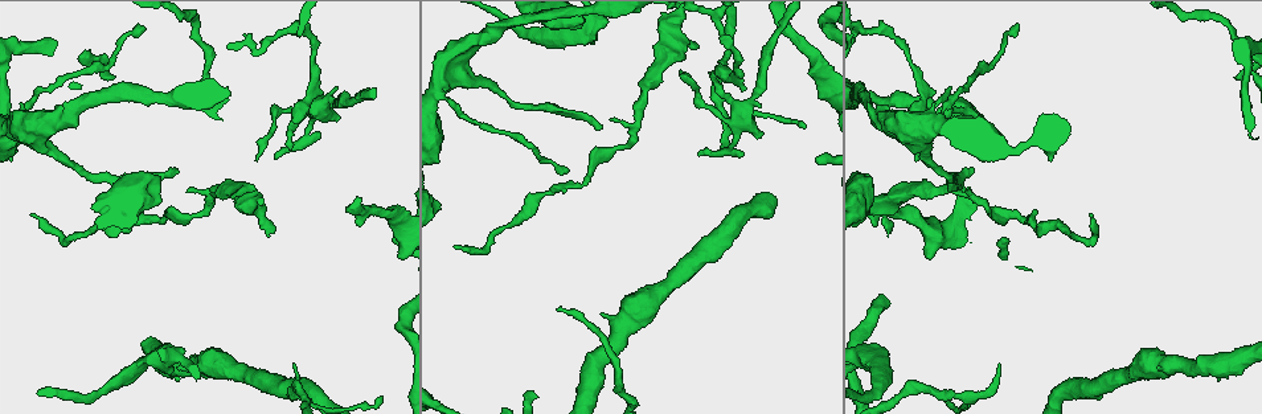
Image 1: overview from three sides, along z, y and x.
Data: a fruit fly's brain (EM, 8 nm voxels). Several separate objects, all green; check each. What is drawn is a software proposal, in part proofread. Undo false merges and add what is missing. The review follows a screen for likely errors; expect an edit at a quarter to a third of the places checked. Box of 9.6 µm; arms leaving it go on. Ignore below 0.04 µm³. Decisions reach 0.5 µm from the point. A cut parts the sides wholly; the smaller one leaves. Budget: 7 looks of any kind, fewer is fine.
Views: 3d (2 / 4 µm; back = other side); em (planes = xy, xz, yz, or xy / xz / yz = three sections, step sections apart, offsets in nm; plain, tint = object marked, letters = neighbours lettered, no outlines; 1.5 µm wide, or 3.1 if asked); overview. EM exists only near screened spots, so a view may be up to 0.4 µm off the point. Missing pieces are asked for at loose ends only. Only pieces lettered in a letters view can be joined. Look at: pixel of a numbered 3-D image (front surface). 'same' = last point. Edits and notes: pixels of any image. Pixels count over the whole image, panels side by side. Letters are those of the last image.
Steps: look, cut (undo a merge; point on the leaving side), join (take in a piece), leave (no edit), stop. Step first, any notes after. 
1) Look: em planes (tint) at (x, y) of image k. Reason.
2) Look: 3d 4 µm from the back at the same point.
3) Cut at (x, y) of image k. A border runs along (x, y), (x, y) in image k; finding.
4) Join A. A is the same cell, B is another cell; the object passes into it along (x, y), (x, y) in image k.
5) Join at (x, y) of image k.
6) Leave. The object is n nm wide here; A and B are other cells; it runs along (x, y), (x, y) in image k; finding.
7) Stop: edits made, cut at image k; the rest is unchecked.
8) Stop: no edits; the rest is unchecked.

Look: em xz step 8 (letters) at (1091, 214) of image 1. An open end.

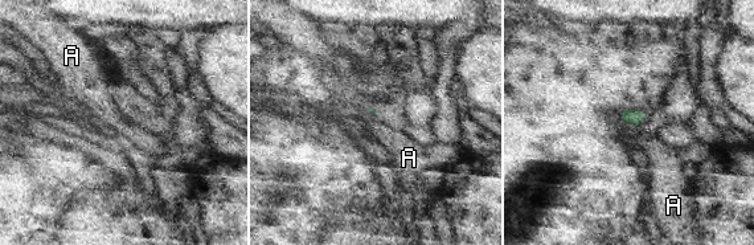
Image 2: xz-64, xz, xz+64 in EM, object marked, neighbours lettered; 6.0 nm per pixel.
Look: em planes (letters) at the same point.

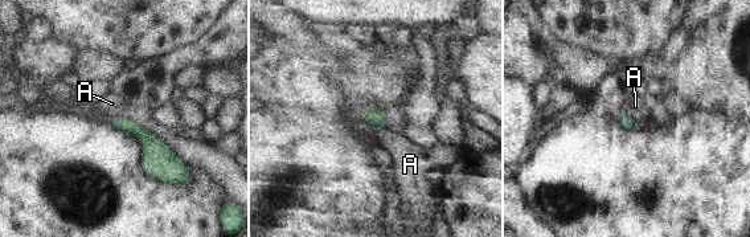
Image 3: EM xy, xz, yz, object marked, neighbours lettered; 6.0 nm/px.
Leave. A is another cell; a border runs along (367, 122), (374, 126), (384, 126) in image 3; no lettered piece goes on from it.

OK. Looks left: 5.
Look: em xz step 4 (tint) at (176, 169) of image 1. An open end.

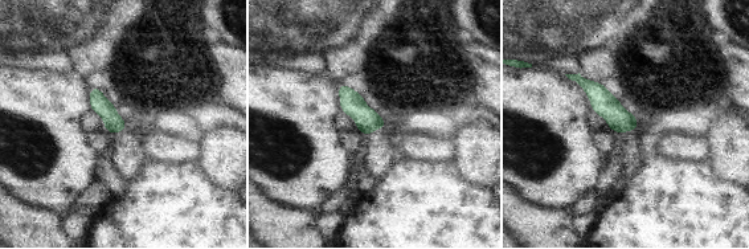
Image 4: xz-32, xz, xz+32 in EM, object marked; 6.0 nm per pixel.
Look: em xz step 4 (letters) at the same point.

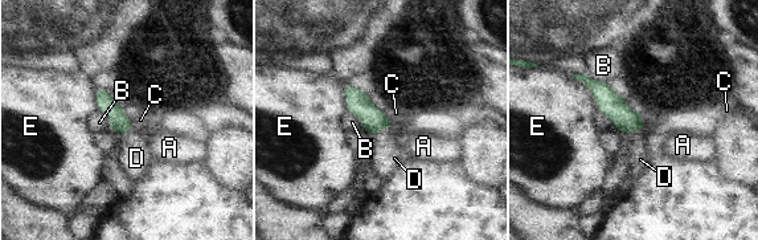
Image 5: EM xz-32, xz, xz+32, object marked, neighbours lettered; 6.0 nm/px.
Join D. The object is 120 nm wide here; D is the same cell, A, B, C and E are other cells; it goes on there.

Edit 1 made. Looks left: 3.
Look: overview.

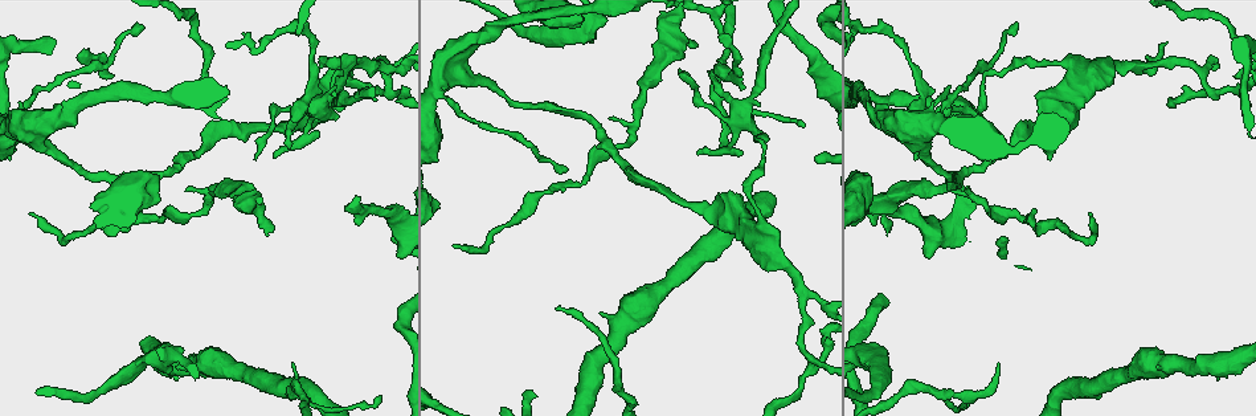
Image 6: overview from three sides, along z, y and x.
Look: em planes (letters) at (24, 102) of image 6. Thick turns thin.

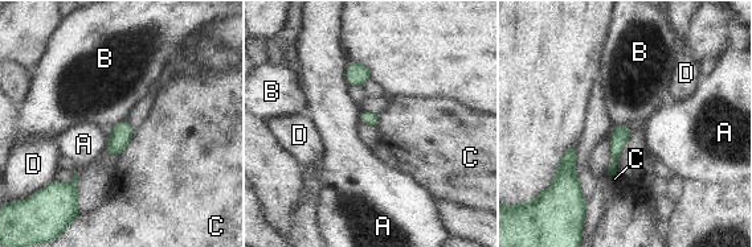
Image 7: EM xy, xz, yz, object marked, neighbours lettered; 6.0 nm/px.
Leave. A, B, C and D are other cells; it runs along (622, 127), (612, 171) in image 7; all the same cell.

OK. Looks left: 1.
Stop: edits made, join at image 5; the rest is unchecked.

